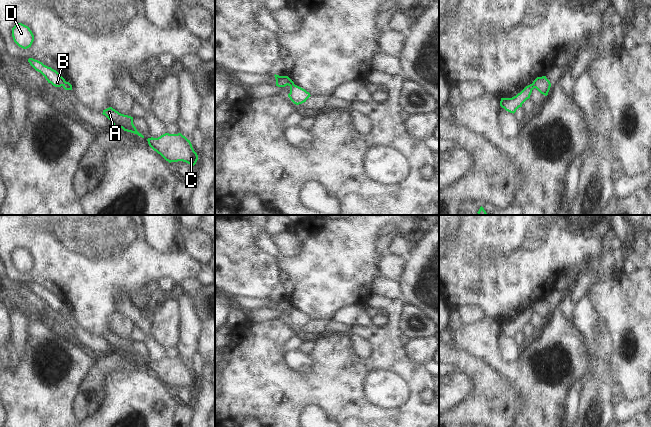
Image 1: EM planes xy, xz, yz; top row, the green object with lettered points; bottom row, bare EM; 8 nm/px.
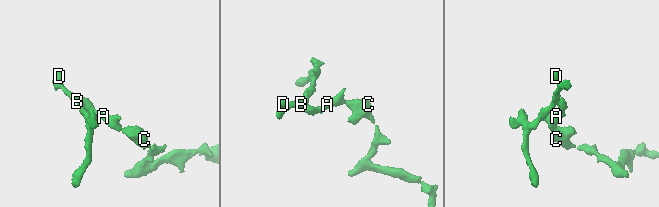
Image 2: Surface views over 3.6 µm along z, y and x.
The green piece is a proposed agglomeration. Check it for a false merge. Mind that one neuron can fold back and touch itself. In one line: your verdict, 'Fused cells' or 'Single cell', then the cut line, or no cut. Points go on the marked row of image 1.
Fused cells. Split along xz (293, 83), (290, 86).

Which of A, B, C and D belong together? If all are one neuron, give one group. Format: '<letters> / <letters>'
A C / B D

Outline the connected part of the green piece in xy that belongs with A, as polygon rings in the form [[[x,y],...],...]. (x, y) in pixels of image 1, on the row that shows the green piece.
[[[112,107],[103,110],[102,114],[112,122],[114,127],[122,128],[124,131],[137,134],[138,136],[144,138],[144,136],[139,133],[134,126],[133,117],[121,114]]]

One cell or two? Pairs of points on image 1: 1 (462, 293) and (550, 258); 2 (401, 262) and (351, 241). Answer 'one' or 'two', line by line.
1: one
2: two

